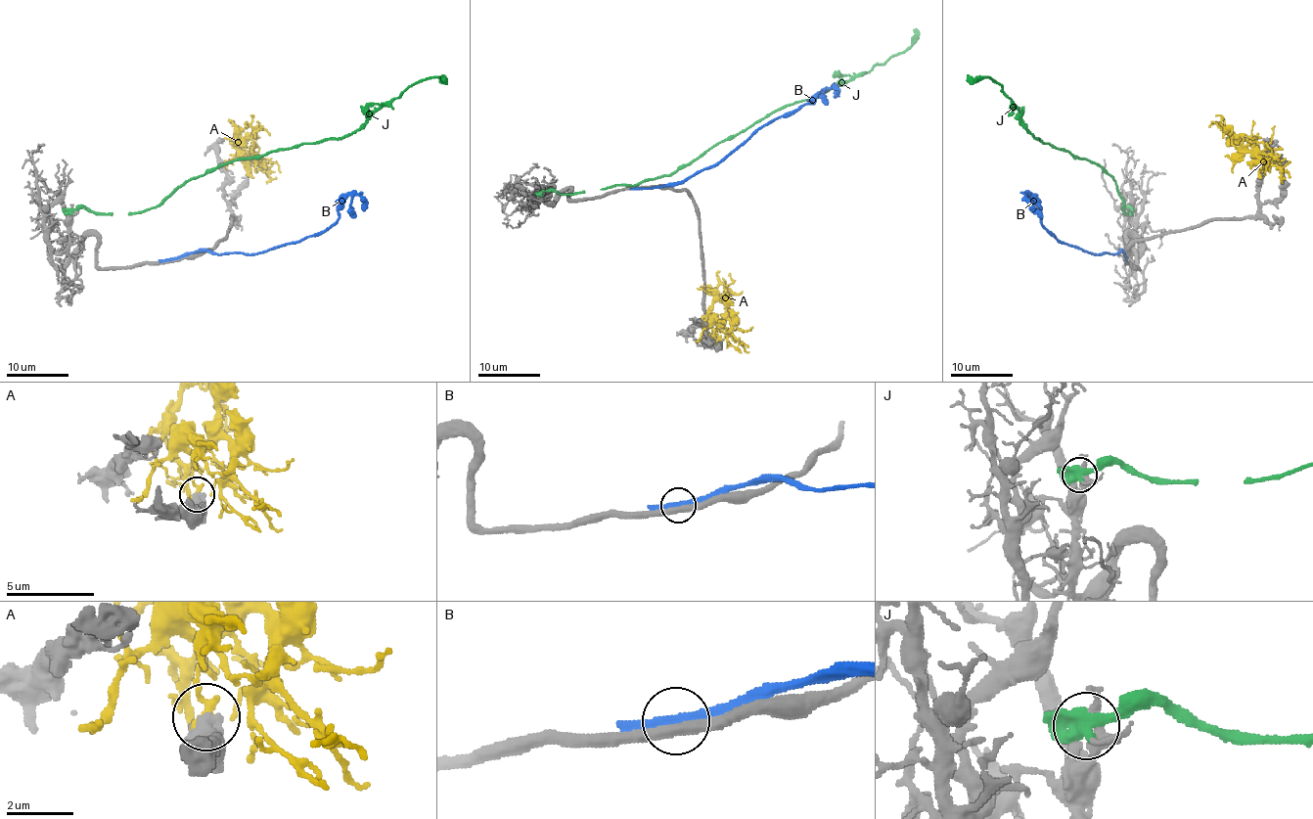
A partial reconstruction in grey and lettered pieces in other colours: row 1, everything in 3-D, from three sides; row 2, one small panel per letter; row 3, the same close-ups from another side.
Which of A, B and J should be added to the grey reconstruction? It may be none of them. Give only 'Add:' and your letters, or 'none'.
Add: none

